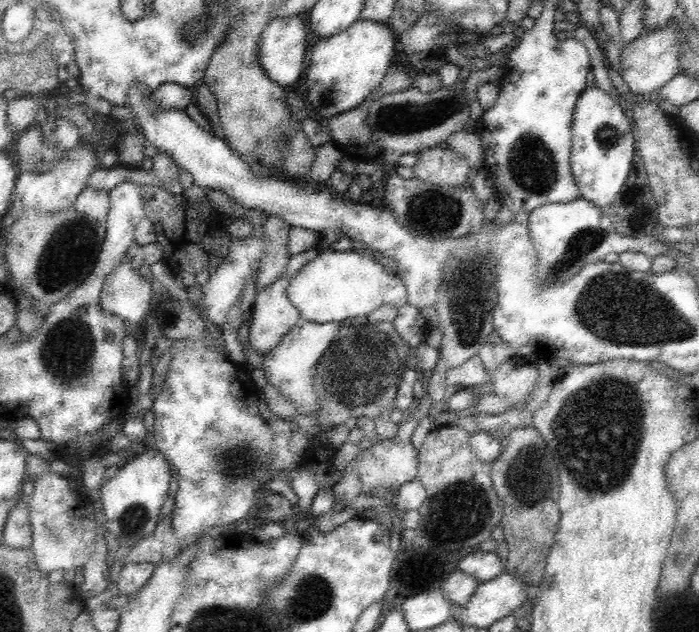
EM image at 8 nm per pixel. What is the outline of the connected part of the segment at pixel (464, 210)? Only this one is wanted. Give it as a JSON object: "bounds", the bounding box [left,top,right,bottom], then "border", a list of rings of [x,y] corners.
{"bounds":[381,173,486,239],"border":[[[398,173],[390,176],[381,186],[388,205],[398,223],[408,232],[421,234],[430,239],[462,238],[480,230],[484,222],[486,205],[476,196],[476,192],[468,182],[459,187],[438,186],[418,177],[403,178]]]}

